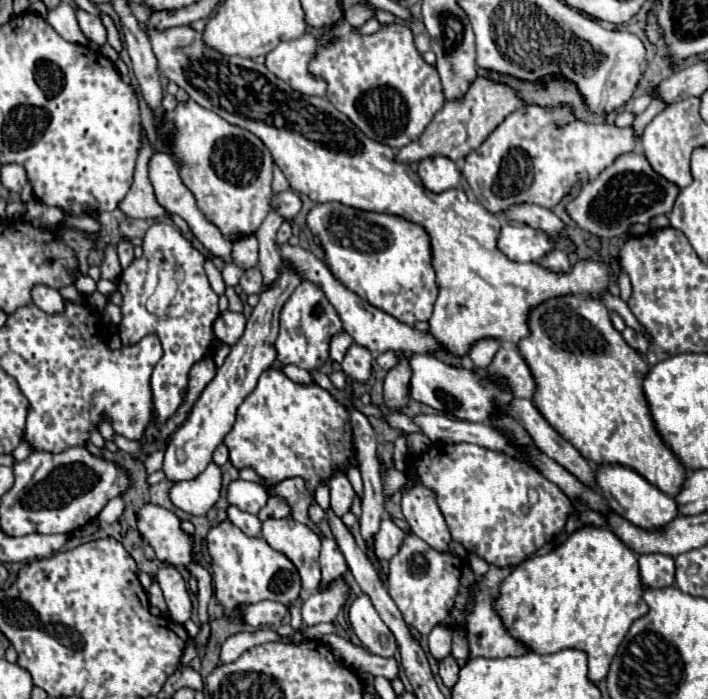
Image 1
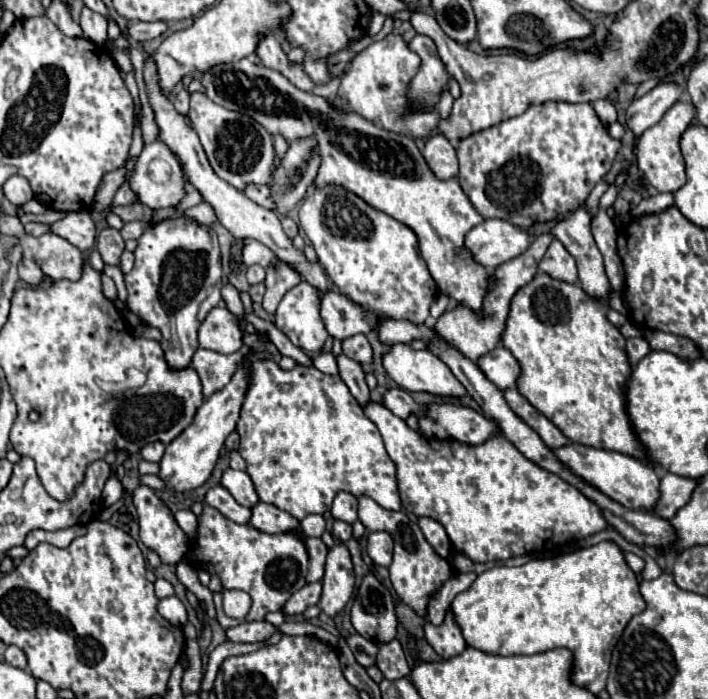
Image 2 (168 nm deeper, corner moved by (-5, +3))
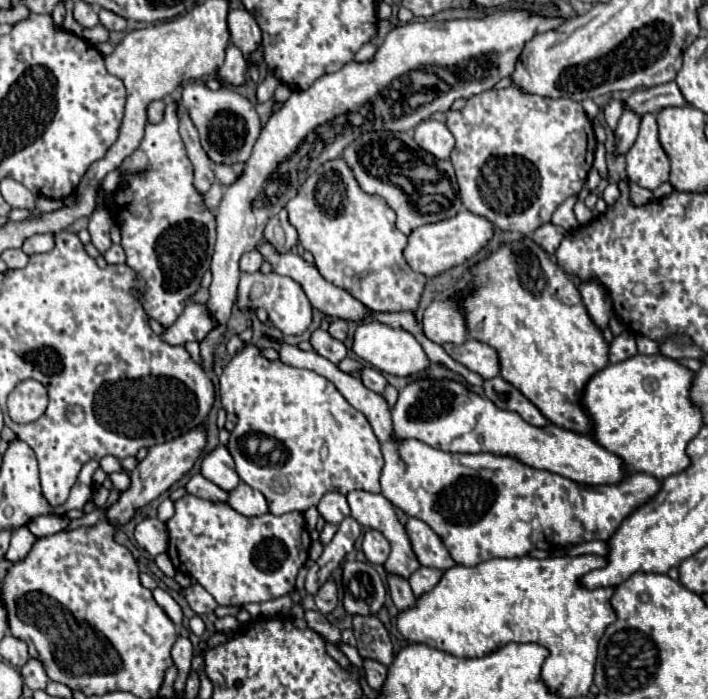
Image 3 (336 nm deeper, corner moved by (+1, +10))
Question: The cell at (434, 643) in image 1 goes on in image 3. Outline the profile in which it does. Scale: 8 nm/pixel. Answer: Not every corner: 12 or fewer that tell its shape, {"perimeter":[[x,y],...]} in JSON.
{"perimeter":[[421,567],[409,577],[415,597],[429,593],[443,571]]}

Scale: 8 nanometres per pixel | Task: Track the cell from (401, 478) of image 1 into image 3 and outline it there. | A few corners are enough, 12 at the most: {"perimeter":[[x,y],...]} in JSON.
{"perimeter":[[245,345],[223,369],[235,469],[273,515],[381,491],[365,415]]}

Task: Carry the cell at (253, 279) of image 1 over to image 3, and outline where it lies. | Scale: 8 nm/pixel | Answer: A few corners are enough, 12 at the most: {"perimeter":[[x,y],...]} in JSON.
{"perimeter":[[259,251],[241,257],[241,271],[259,271],[263,257]]}

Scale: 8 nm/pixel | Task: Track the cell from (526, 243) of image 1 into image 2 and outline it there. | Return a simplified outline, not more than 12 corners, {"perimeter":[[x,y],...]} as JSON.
{"perimeter":[[483,220],[465,236],[473,260],[489,270],[519,256],[535,238]]}

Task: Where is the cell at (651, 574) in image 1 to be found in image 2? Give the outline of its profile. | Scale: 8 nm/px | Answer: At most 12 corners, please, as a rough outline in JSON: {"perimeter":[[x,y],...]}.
{"perimeter":[[625,552],[627,566],[633,572],[641,572],[645,568],[643,558],[633,552]]}

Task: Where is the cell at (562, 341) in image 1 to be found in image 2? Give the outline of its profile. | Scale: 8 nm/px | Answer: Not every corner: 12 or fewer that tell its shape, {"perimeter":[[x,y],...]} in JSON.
{"perimeter":[[537,272],[501,344],[571,442],[647,462],[607,302]]}

